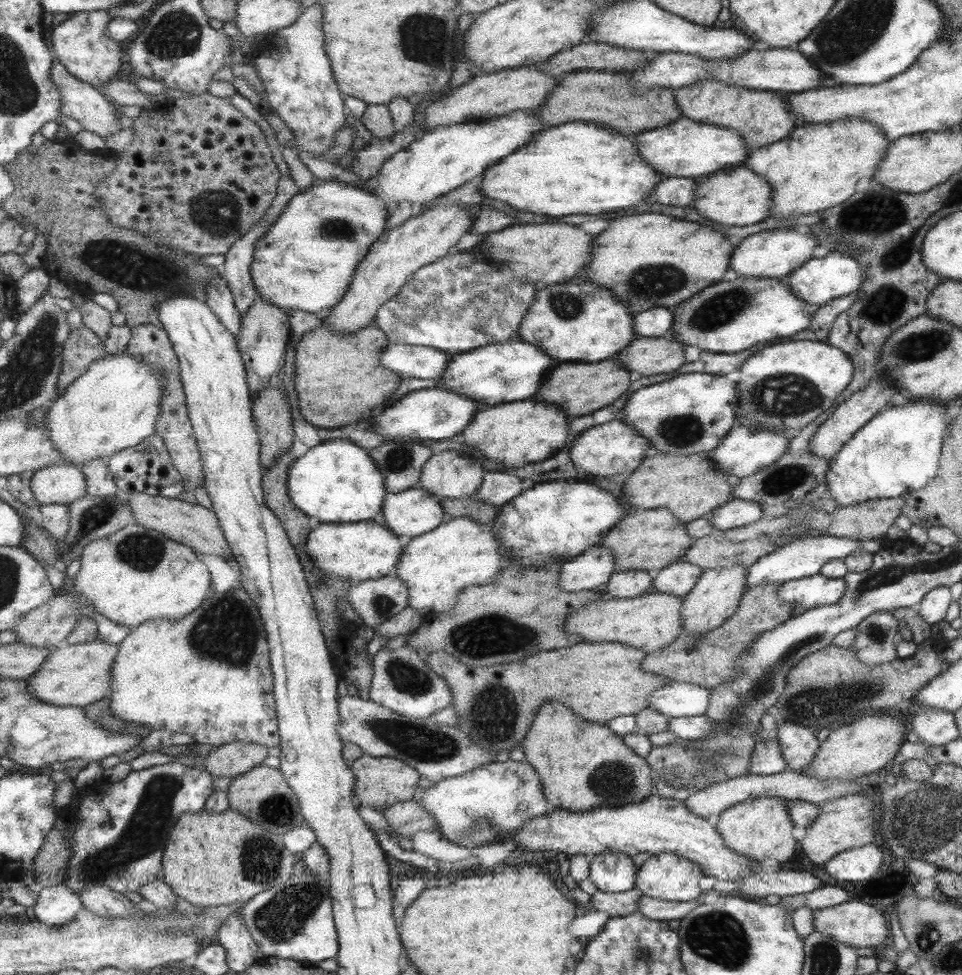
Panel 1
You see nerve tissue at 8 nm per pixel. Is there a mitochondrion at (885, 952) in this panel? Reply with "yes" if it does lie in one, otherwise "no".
no

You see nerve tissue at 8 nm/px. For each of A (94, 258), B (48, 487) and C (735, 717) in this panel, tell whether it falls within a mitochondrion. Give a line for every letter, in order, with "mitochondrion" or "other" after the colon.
A: mitochondrion
B: other
C: mitochondrion

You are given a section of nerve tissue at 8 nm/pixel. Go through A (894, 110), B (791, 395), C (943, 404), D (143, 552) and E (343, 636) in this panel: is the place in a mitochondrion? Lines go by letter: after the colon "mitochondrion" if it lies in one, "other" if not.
A: other
B: mitochondrion
C: other
D: mitochondrion
E: mitochondrion

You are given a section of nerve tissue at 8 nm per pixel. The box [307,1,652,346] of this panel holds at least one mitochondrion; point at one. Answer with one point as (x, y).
(440, 33)

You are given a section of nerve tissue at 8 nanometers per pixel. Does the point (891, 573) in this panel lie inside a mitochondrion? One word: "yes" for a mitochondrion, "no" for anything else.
yes

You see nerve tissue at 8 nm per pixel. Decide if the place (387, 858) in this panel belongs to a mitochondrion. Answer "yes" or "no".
no

